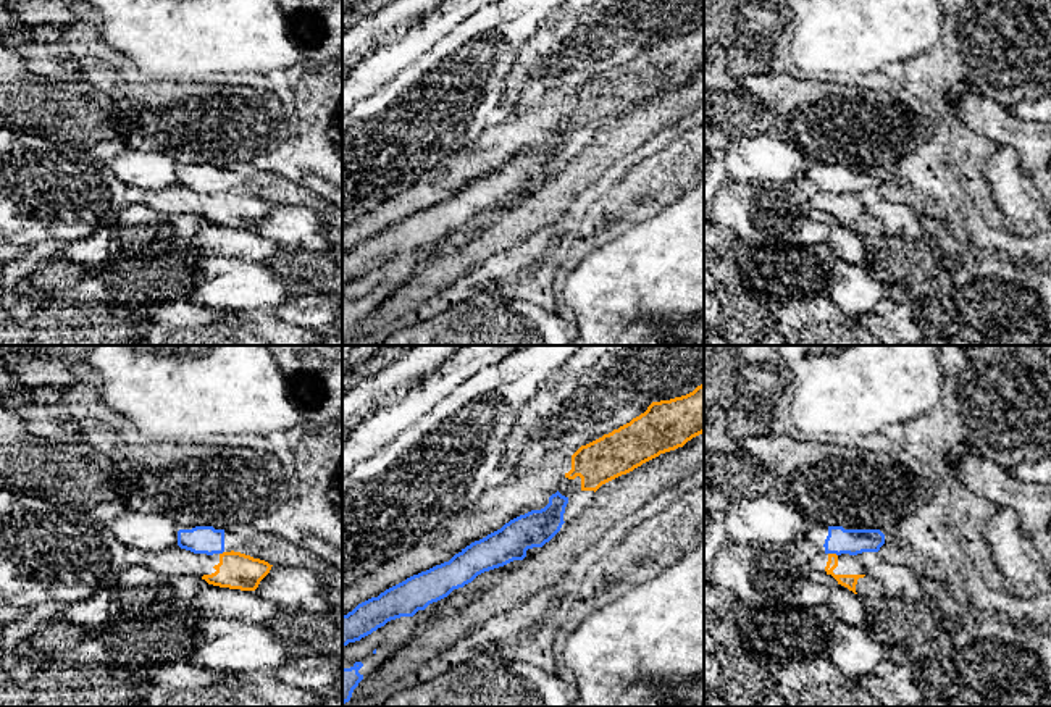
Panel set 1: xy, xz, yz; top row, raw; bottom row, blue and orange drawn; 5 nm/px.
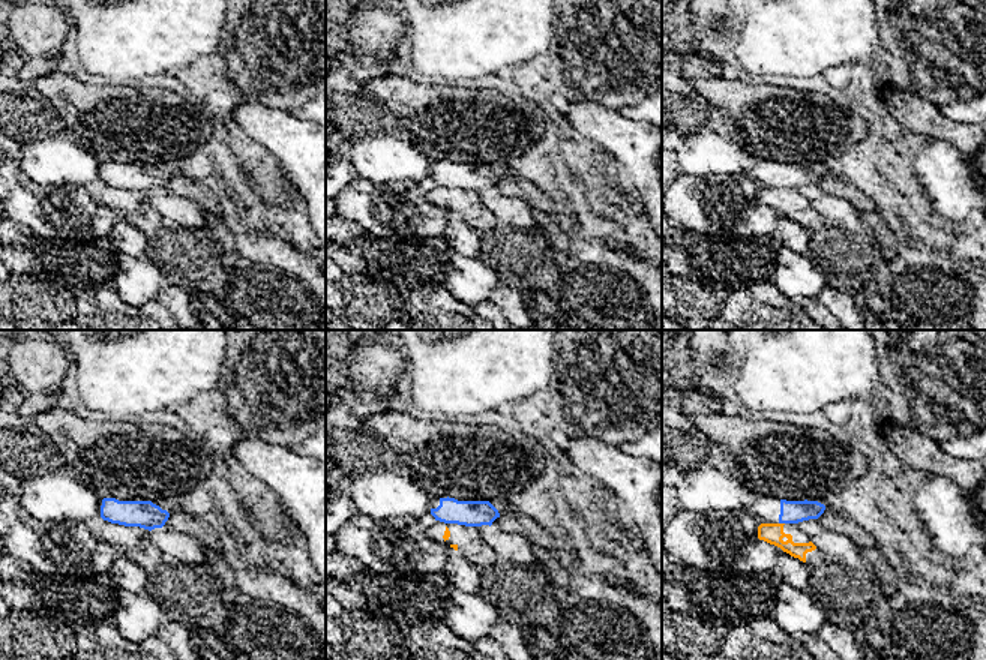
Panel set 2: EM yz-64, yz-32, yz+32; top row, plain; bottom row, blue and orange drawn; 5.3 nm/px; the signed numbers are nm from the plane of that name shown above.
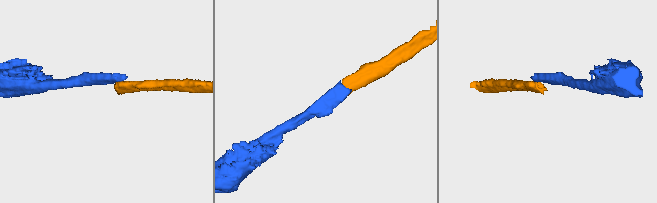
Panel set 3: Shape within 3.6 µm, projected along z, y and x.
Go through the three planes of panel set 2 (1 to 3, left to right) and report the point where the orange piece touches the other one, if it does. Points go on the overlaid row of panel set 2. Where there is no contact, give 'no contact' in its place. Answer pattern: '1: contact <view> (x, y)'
1: no contact
2: no contact
3: contact yz+32 (782, 522)

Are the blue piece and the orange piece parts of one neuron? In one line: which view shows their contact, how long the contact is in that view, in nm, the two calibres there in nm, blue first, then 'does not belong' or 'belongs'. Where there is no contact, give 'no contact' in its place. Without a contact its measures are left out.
yz | 50 nm | 130/70 nm | does not belong

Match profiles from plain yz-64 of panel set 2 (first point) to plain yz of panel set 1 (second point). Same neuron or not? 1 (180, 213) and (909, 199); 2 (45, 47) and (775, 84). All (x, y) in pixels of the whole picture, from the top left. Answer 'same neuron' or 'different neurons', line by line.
1: different neurons
2: different neurons

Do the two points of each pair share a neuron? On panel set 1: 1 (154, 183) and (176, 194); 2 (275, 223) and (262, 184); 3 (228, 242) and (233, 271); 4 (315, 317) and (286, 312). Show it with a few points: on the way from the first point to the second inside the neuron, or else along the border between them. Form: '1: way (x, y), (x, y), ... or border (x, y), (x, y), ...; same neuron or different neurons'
1: border (167, 188), (150, 192); different neurons
2: border (273, 204), (299, 204), (310, 210); different neurons
3: border (205, 257), (239, 255), (263, 263); different neurons
4: way (309, 312), (293, 312); same neuron

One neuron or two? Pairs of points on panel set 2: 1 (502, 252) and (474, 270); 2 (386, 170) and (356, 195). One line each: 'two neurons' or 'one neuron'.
1: two neurons
2: two neurons

